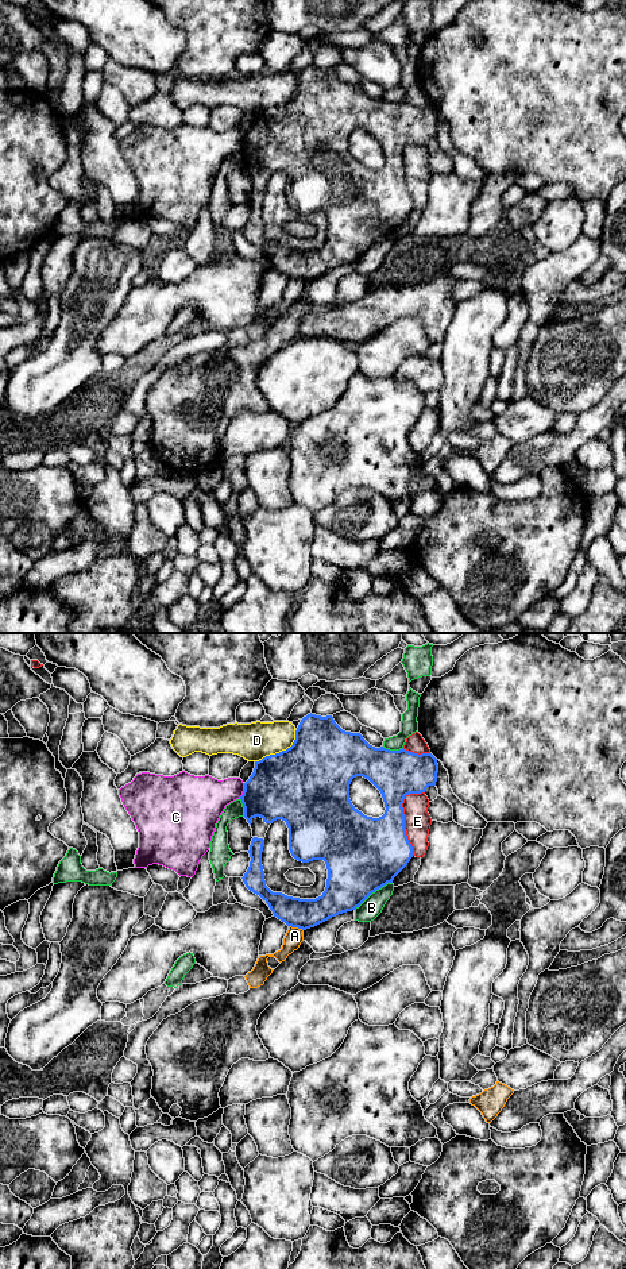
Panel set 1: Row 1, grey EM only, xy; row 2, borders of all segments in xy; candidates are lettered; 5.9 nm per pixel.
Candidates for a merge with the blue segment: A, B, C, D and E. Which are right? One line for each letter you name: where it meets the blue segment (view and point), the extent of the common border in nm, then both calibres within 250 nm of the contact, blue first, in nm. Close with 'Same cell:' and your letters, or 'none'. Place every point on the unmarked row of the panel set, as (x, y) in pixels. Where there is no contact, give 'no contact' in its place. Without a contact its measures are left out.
Same cell: none

